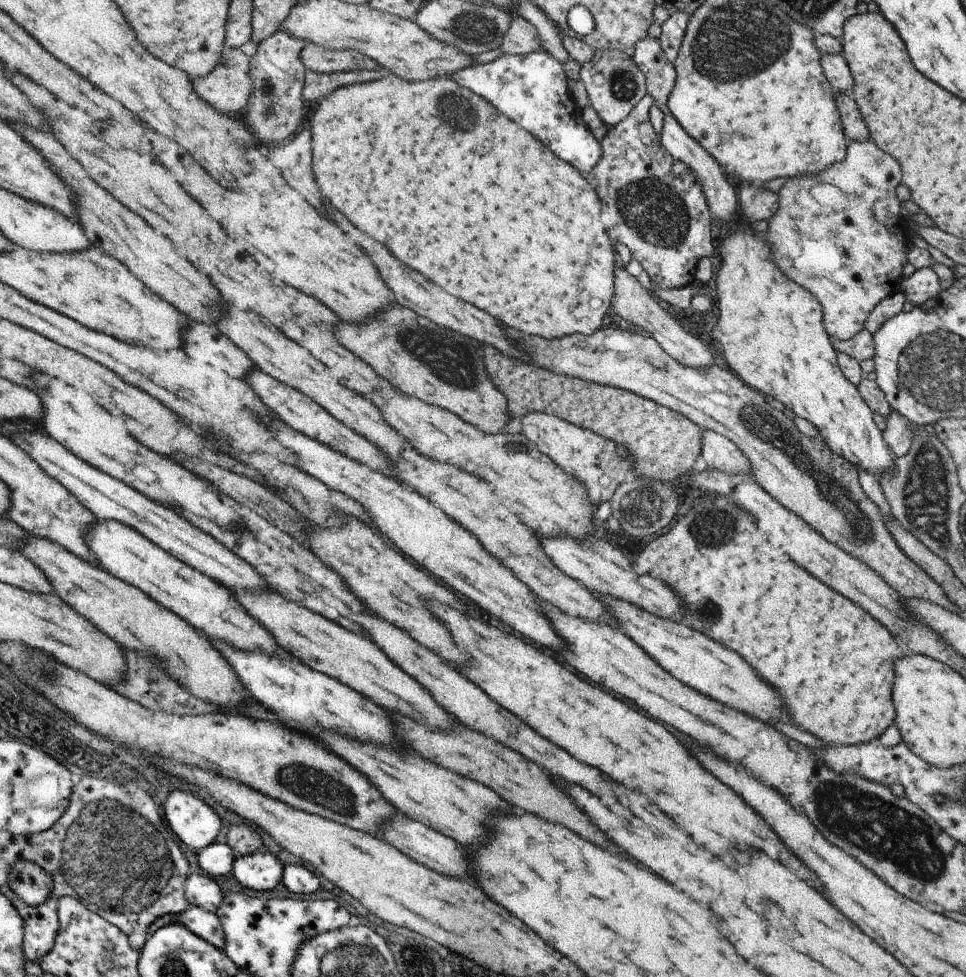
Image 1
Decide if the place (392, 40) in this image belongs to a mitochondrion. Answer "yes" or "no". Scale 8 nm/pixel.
no

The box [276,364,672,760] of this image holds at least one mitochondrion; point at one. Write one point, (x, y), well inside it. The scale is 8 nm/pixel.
(641, 508)

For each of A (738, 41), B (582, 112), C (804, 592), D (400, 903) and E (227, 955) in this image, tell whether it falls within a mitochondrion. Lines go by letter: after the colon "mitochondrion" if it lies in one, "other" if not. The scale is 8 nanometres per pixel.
A: mitochondrion
B: other
C: other
D: other
E: other

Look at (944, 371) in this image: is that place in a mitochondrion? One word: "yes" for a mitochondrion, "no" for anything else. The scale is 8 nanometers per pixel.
yes

